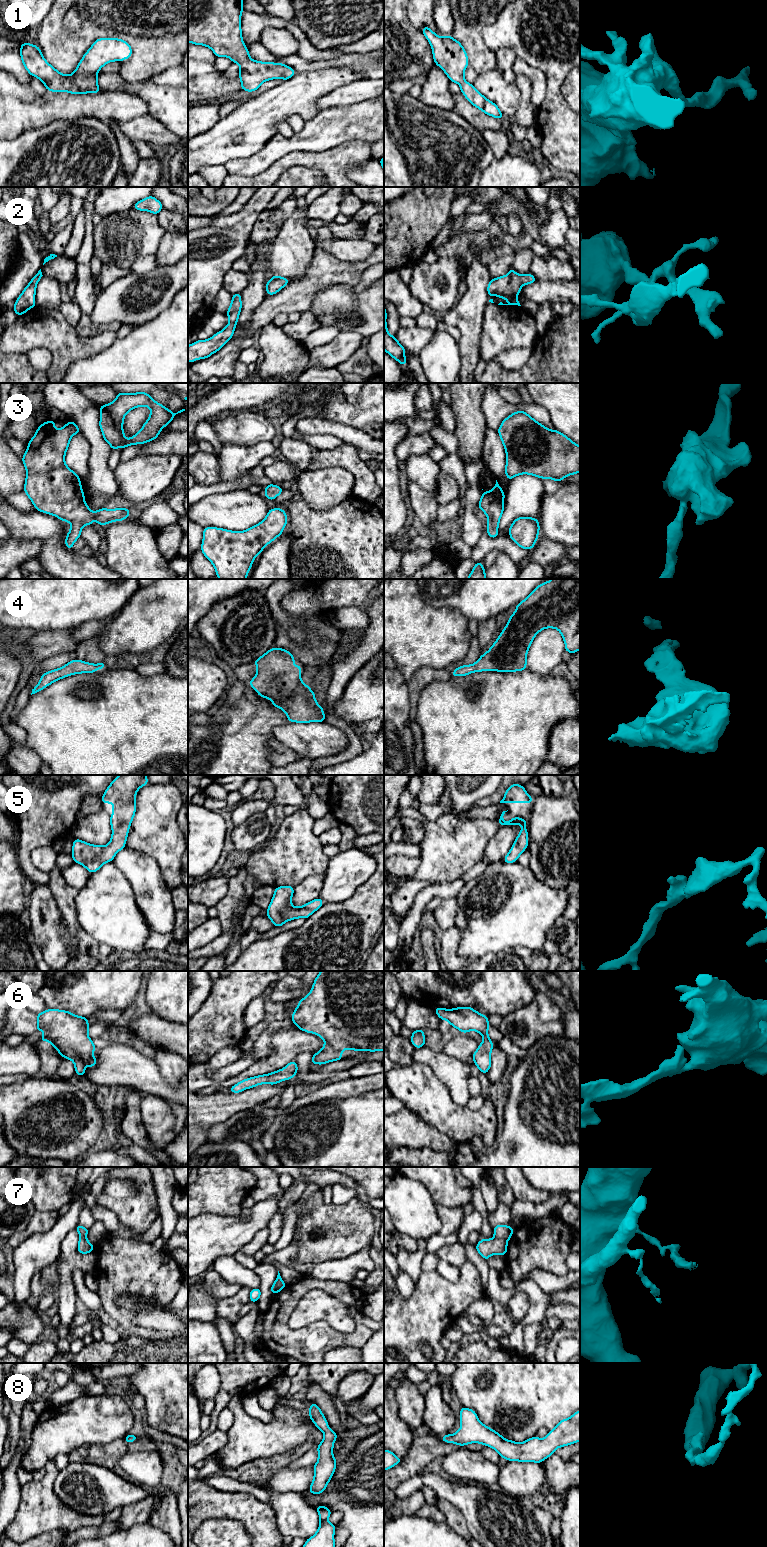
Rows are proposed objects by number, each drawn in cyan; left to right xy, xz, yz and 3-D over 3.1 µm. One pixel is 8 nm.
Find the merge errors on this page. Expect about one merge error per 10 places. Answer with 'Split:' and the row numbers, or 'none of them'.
Split: 7

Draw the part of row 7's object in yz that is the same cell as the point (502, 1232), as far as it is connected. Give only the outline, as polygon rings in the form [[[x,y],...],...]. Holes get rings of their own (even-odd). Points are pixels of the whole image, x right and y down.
[[[499,1224],[493,1228],[495,1238],[508,1241],[513,1235],[514,1229],[510,1226]]]

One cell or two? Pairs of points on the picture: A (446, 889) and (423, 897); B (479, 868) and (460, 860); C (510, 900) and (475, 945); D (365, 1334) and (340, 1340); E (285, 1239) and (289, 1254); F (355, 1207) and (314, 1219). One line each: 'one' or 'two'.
A: one
B: two
C: one
D: one
E: two
F: one

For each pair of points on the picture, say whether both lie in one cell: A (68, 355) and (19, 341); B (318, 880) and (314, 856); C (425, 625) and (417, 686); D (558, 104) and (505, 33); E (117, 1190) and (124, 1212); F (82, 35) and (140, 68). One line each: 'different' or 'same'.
A: same
B: different
C: different
D: same
E: different
F: same

